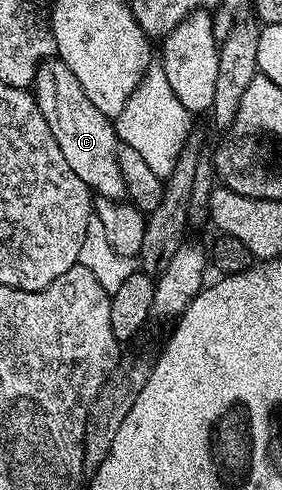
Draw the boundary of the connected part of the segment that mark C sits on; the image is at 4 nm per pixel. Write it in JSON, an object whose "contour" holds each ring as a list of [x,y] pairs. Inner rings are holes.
{"contour":[[[60,58],[45,60],[37,68],[37,77],[31,85],[32,95],[37,101],[43,118],[47,118],[47,126],[51,126],[51,134],[55,142],[59,142],[59,150],[63,150],[63,158],[71,165],[71,170],[83,178],[90,190],[107,200],[125,200],[127,193],[123,174],[119,170],[117,149],[119,141],[114,121],[87,98],[83,86],[79,86],[79,78]]]}

